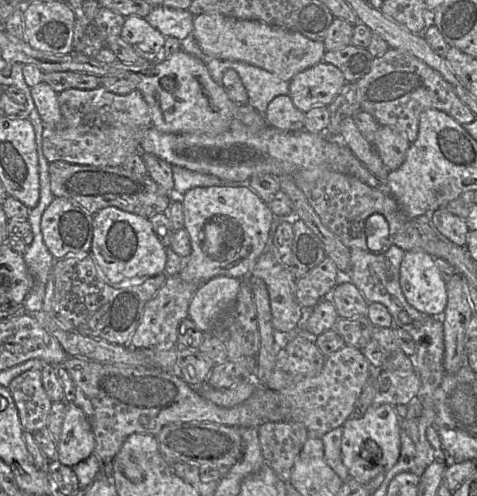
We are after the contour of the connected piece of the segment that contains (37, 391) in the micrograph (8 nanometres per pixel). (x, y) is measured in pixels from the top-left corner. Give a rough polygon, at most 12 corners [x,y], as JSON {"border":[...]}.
{"border":[[31,369],[7,386],[21,425],[46,427],[53,402],[41,370]]}

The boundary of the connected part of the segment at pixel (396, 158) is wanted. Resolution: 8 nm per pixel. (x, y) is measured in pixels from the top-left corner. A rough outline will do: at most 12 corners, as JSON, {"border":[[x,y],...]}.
{"border":[[380,125],[372,144],[386,167],[404,162],[411,143]]}

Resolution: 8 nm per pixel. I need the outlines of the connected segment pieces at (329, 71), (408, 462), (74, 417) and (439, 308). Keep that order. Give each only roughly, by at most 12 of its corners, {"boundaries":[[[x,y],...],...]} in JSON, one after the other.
{"boundaries":[[[322,61],[289,81],[306,113],[329,106],[346,83]],[[400,429],[397,463],[384,474],[400,472],[420,477],[434,460],[434,449],[424,435],[412,441]],[[67,402],[55,459],[73,467],[91,456],[86,414]],[[406,251],[399,283],[418,311],[441,316],[447,284],[434,257]]]}

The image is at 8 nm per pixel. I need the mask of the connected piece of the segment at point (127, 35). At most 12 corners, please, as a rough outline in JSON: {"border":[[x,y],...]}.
{"border":[[138,16],[120,37],[137,55],[158,61],[164,35]]}

